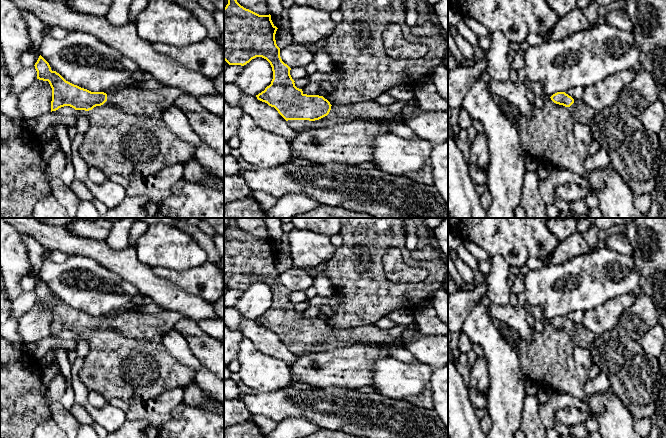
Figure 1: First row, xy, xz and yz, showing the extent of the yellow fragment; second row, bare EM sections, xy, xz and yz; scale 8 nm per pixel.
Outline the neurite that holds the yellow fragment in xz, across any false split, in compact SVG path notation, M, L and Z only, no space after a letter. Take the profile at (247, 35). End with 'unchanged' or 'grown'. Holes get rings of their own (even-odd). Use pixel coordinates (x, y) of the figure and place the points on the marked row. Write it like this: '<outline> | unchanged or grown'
M228 0L224 8L224 60L229 65L244 66L256 57L266 59L273 71L271 84L256 95L274 107L298 133L307 130L315 120L327 115L384 120L395 117L408 101L380 106L375 100L347 105L331 105L323 96L304 94L295 86L291 68L280 57L276 44L277 27L271 15L259 15Z | grown

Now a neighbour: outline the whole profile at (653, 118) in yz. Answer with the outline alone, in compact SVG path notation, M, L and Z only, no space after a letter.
M660 99L654 101L639 117L644 128L658 134L665 122L666 108Z

